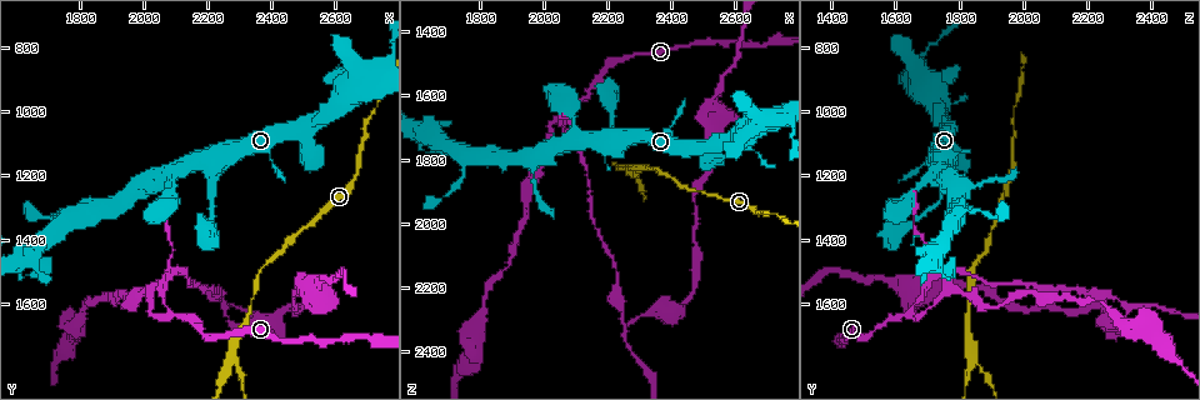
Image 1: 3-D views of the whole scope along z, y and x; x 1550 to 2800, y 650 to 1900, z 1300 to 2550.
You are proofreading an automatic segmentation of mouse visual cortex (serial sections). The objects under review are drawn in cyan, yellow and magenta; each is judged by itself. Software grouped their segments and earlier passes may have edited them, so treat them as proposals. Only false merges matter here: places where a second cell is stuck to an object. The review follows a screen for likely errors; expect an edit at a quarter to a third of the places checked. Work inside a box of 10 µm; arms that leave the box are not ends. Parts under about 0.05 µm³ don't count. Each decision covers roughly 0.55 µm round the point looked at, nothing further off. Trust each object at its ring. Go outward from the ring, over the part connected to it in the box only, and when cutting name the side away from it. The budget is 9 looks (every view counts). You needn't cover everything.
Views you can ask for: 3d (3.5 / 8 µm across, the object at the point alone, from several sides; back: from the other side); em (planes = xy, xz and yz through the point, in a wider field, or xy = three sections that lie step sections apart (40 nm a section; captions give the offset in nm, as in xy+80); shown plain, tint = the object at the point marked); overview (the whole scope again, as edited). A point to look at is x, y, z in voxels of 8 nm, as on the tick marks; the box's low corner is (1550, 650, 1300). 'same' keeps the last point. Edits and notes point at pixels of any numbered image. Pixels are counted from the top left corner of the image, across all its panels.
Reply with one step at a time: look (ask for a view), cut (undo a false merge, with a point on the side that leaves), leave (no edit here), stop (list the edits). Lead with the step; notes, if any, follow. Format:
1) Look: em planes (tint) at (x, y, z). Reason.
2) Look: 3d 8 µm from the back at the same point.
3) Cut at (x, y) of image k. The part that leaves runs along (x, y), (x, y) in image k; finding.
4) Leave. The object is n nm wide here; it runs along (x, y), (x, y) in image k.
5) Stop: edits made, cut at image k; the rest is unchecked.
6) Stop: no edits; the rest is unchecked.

Look: 3d 3.5 µm from the back at (2270, 1770, 1850). Side arm on a straight run.

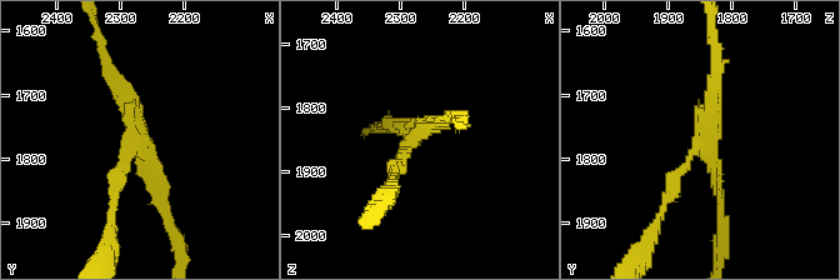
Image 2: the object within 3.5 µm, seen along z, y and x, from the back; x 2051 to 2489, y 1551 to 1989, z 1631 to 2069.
Look: em xy step 1 (plain) at (2270, 1770, 1845). 3 arms meet here; the arms are 150, 200, 200 nm wide; need the tissue.

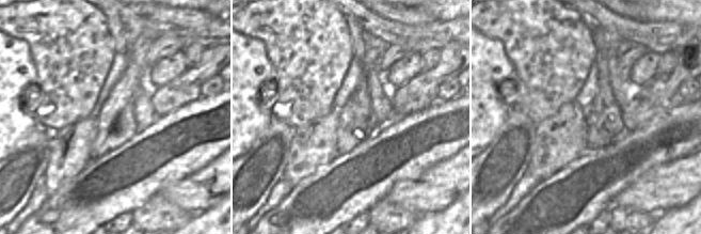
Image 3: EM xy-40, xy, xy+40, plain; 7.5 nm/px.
Look: em xy step 1 (tint) at the same point.

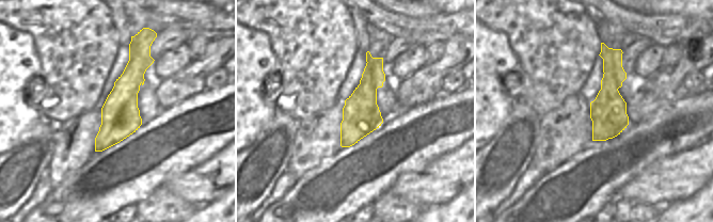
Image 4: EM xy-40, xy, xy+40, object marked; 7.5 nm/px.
Cut at (670, 179) of image 2. The part that leaves runs along (698, 146), (673, 178), (656, 220) in image 2; two cells meet here.

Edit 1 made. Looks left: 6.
Look: overview. See it whole again.

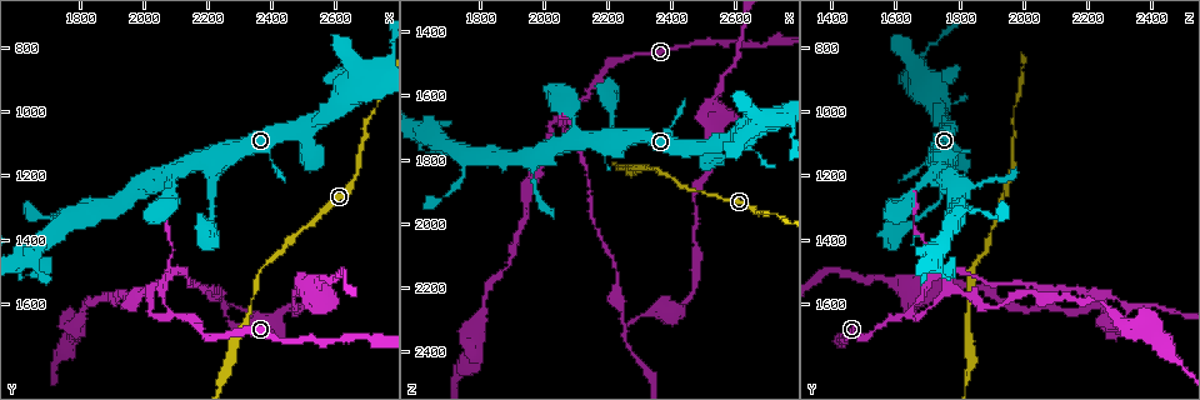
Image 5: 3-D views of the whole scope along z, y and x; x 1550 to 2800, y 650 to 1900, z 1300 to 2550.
Look: 3d 3.5 µm at (2090, 1630, 1630). Side arm on a straight run.

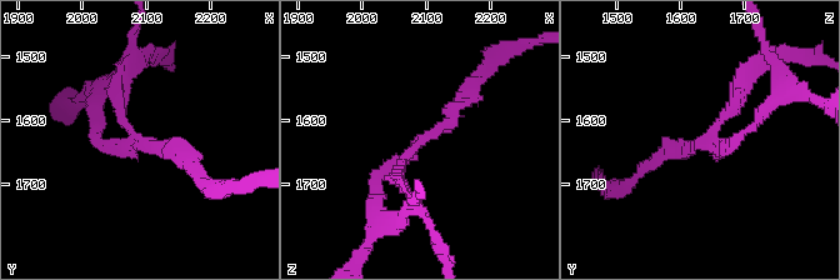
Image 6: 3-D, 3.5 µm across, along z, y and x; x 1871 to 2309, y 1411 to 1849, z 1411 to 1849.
Look: em xy step 2 (tint) at (2090, 1635, 1635). 3 arms meet here; the arms are 150, 150, 200 nm wide.

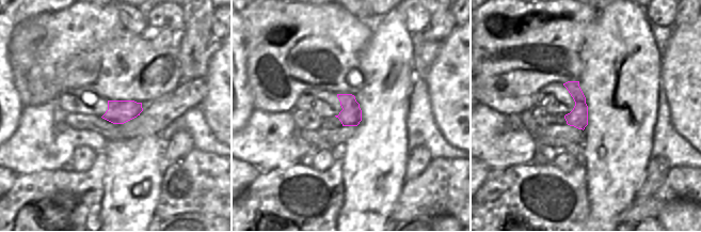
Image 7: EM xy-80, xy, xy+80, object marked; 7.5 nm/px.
Cut at (734, 86) of image 6. The part that leaves runs along (704, 140), (743, 86), (765, 68) in image 6; two cells meet here.

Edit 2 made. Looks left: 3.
Look: 3d 3.5 µm at (1770, 1330, 1780). Three-way junction.

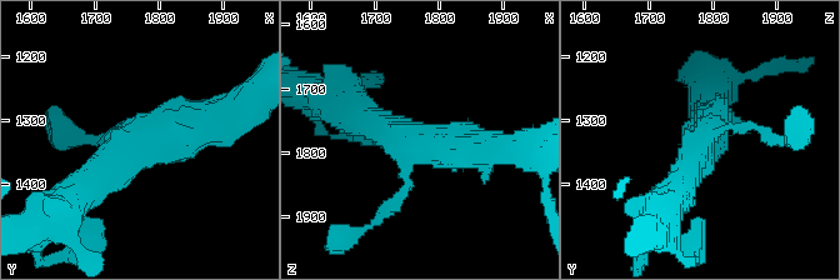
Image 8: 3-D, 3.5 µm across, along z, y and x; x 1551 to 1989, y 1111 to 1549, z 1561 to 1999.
Leave. It runs along (215, 114), (135, 140), (78, 194) in image 8; continuous, no second cell.

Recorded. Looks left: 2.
Look: 3d 3.5 µm at (1650, 1520, 1770). Sharp bend.

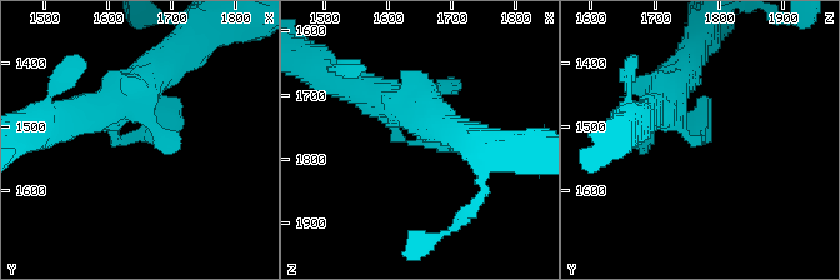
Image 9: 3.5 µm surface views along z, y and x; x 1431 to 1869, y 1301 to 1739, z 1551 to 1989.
Look: em planes (tint) at (1640, 1520, 1770). Now the EM.

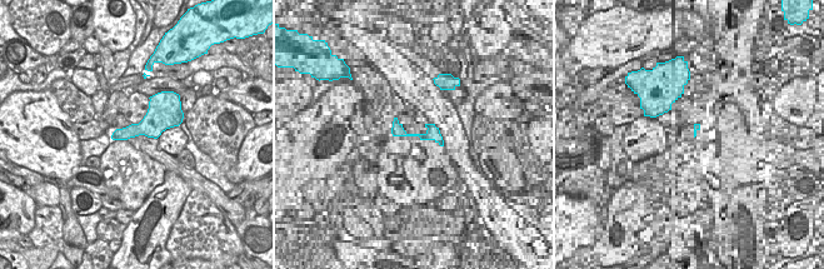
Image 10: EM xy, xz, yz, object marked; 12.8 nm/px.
Leave. The object is 280 nm wide here; it runs along (128, 95), (116, 141), (178, 103) in image 9; all the same cell.

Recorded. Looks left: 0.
Stop: edits made, cut at image 2, cut at image 6; the rest is unchecked.

